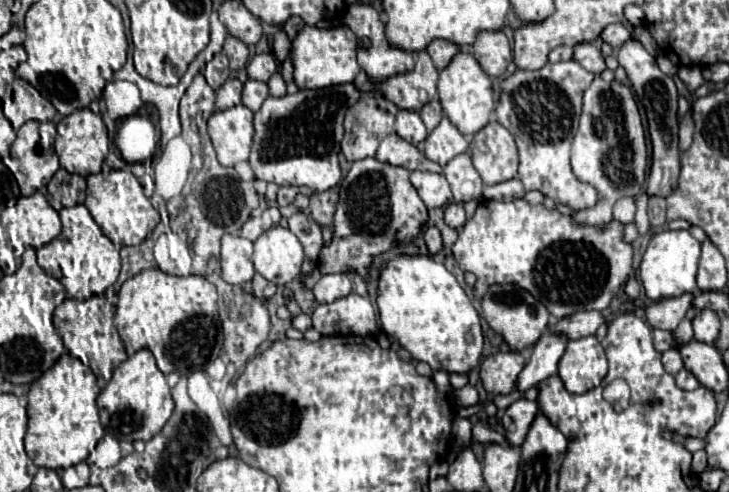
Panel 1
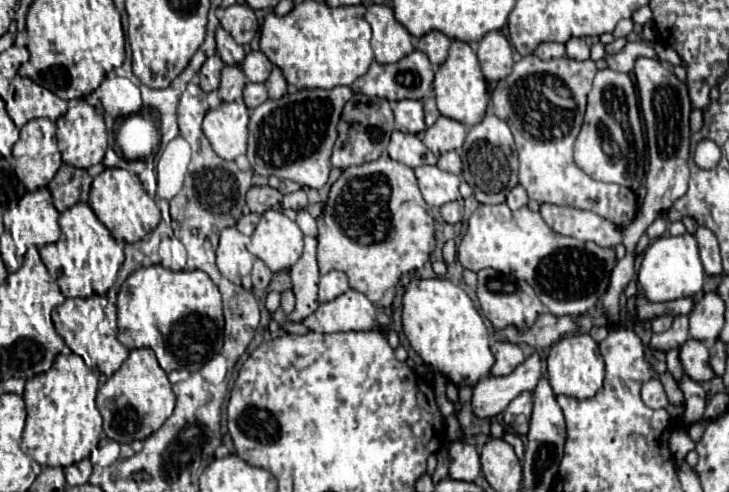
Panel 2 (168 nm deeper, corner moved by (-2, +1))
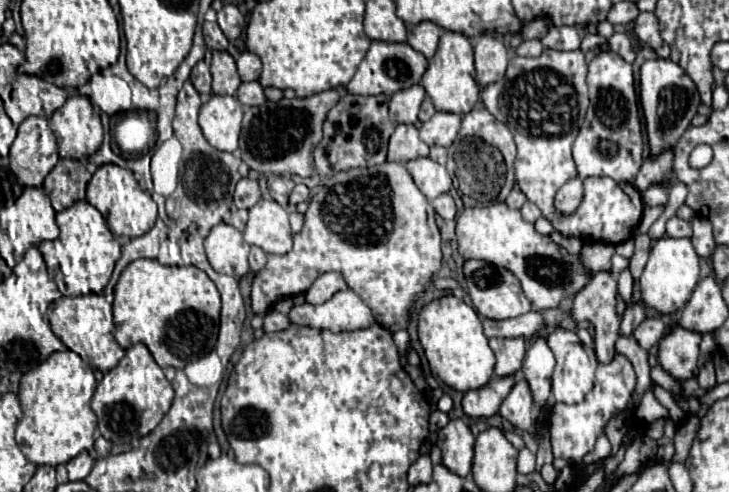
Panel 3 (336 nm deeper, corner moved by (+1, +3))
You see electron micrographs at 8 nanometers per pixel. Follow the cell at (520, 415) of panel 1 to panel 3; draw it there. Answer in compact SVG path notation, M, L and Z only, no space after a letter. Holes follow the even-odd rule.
M518 379L512 387L512 391L508 393L508 397L502 401L500 405L500 415L504 419L508 419L514 427L530 433L536 417L538 417L538 409L534 405L532 399L532 391L528 387L528 383L524 379Z

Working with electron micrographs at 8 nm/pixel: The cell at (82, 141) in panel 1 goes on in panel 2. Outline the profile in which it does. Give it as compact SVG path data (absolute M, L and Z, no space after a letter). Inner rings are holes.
M79 99L69 107L69 111L57 119L57 143L61 151L62 161L67 165L73 165L77 169L89 169L93 165L99 165L107 151L107 129L103 115L97 113L95 107L91 107L87 101Z

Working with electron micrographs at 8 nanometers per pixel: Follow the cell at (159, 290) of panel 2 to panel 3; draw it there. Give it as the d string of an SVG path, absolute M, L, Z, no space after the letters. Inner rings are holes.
M136 259L120 275L112 307L118 345L126 349L144 343L162 369L184 369L188 363L208 355L216 345L220 293L198 267L166 267L156 259Z

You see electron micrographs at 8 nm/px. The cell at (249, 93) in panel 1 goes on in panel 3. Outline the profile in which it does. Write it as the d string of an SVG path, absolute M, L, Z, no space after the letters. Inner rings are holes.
M250 81L250 83L242 83L238 87L238 93L236 93L238 101L244 105L244 107L252 107L252 105L262 105L266 101L264 97L264 89L260 87L258 81Z

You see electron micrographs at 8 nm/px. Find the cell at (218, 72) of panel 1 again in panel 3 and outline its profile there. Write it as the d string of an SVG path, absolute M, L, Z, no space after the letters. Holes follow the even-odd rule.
M198 61L194 67L192 67L192 75L190 75L190 81L194 85L194 89L198 93L210 93L210 83L212 83L212 77L210 77L210 69L204 61Z

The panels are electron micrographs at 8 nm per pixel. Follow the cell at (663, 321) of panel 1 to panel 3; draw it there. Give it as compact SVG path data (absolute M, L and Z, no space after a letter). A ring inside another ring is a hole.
M658 317L644 319L644 321L634 329L634 339L638 341L640 347L644 347L644 349L648 351L650 347L654 347L654 345L662 339L664 331L666 331L666 327L664 327L662 319L658 319Z

